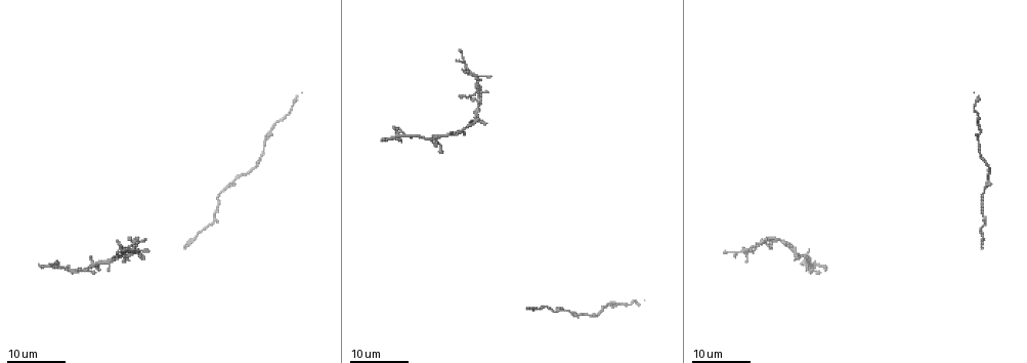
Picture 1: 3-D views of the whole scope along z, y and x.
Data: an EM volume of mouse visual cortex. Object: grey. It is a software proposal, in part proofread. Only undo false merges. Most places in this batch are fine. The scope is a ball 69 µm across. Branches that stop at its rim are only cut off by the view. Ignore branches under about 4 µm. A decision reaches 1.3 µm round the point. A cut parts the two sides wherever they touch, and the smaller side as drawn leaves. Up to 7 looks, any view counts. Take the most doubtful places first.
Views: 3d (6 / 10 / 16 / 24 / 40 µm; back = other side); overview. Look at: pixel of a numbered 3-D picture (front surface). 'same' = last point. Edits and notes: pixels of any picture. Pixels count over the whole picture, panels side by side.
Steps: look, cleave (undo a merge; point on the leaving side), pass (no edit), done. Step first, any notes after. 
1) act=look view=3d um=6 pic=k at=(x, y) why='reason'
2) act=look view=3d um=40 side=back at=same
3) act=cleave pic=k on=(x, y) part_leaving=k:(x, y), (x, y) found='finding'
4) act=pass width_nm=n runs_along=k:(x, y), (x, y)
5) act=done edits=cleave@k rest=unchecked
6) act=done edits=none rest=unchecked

act=look view=3d um=16 pic=1 at=(466, 65)

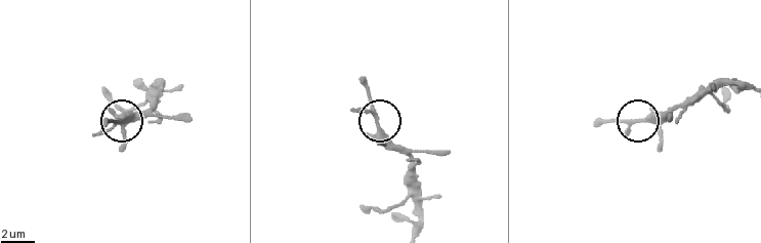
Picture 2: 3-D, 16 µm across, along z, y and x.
act=look view=3d um=10 pic=2 at=(120, 121)

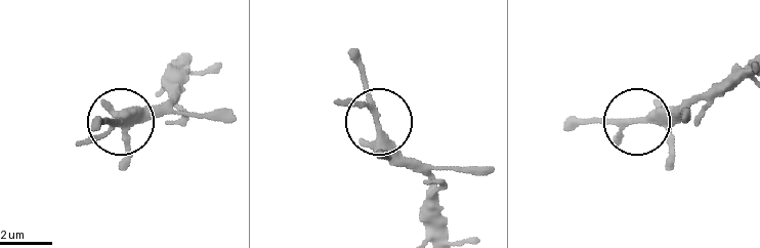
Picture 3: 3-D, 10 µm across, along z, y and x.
act=pass arms=3 runs_along=3:(441, 229), (426, 176), (378, 123), (363, 59) found='one neuron here'

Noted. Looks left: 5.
act=look view=3d um=24 pic=1 at=(762, 242) why='thin arm on a thick one'

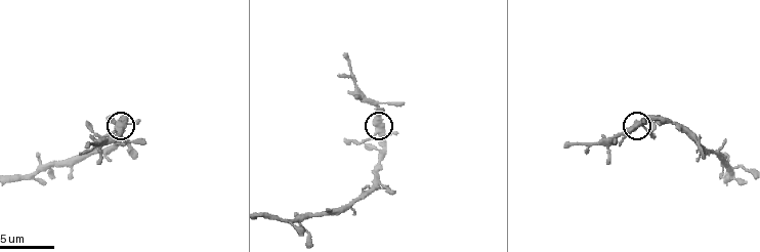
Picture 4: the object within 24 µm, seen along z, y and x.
act=look view=3d um=6 pic=4 at=(377, 130)

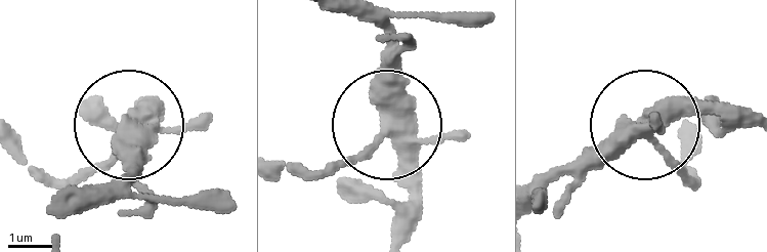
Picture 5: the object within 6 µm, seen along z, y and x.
act=pass found='continuous, no second neuron'

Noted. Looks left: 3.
act=look view=3d um=16 pic=4 at=(299, 220) why='looks like a crossing'

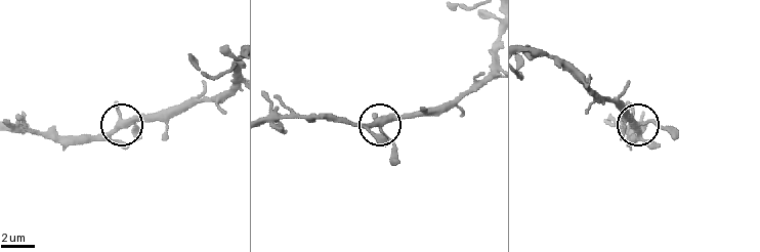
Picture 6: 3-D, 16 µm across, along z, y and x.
act=pass width_nm=320 found='one neuron here'

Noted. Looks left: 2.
act=look view=3d um=10 pic=4 at=(713, 151) why='side arm on a straight run'

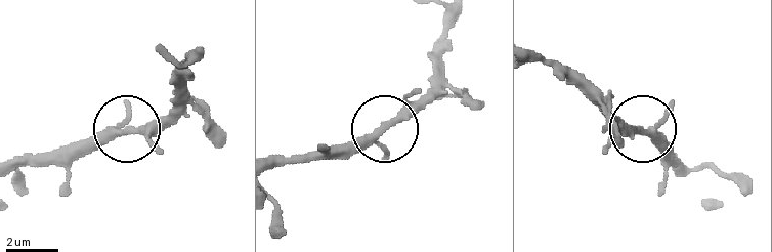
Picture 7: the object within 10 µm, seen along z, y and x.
act=look view=3d um=6 pic=7 at=(639, 131) why='closer look'

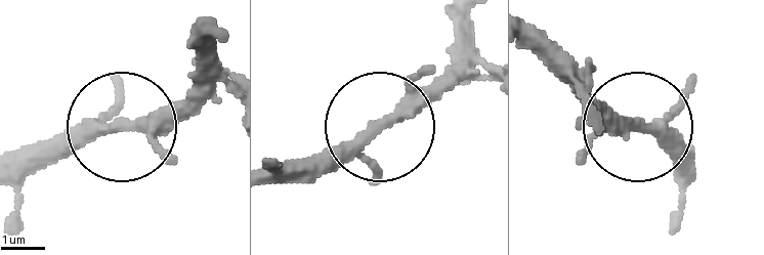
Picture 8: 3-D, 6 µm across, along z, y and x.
act=pass found='continuous, no second neuron'

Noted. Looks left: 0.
act=done edits=none rest=unchecked

